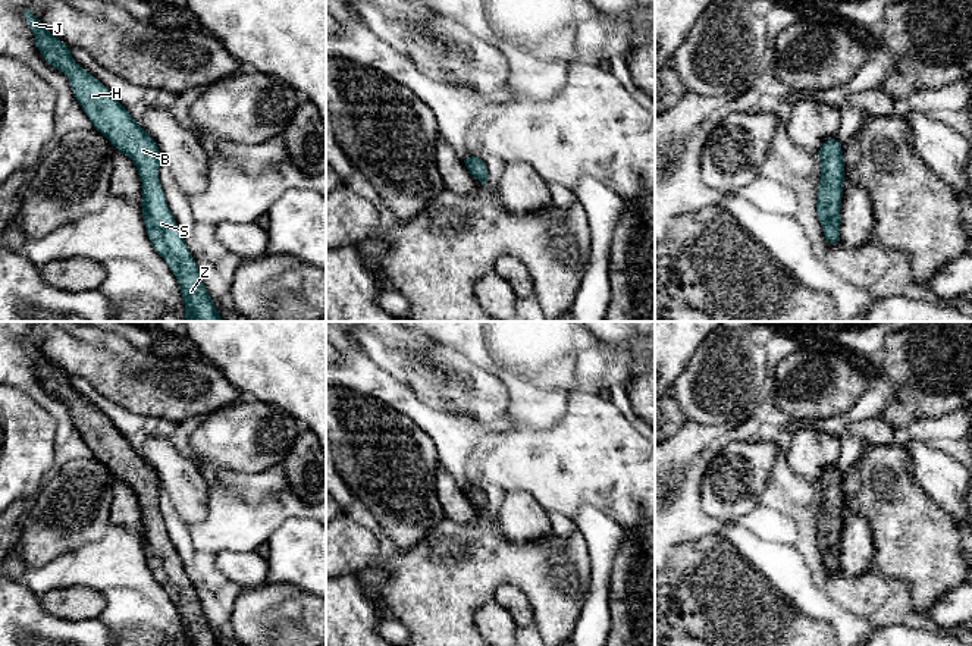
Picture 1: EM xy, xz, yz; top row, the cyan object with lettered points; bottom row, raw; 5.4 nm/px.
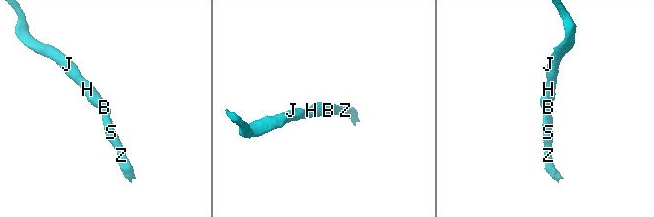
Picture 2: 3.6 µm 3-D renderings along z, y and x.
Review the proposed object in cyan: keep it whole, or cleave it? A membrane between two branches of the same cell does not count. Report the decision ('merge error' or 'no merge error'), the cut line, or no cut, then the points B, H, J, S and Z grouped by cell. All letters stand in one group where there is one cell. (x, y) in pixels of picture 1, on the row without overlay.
no merge error; cut none; groups B H J S Z

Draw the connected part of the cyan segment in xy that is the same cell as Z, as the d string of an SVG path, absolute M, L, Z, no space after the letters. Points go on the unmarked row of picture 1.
M23 339L41 385L69 407L76 430L110 473L128 484L142 509L142 549L153 577L164 587L181 614L185 646L222 646L201 609L195 587L172 545L159 511L163 492L156 470L132 448L95 405L82 398L63 370L56 367L31 339Z

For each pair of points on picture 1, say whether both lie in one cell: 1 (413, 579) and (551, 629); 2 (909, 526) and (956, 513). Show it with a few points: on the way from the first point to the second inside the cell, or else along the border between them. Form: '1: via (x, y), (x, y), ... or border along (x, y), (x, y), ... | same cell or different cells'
1: via (452, 574), (519, 574), (533, 589) | same cell
2: border along (924, 489), (956, 523) | different cells

